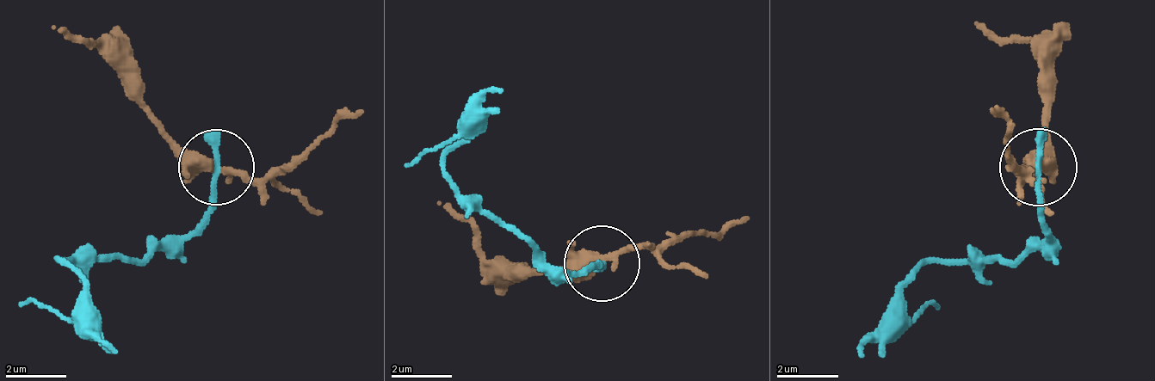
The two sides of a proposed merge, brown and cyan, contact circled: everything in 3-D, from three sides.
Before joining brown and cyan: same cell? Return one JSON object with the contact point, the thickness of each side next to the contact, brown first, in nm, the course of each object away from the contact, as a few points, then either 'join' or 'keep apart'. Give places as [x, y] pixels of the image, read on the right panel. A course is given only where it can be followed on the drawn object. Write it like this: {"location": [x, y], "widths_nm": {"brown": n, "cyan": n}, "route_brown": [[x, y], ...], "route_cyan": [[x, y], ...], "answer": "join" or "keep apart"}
{"location": [1038, 167], "widths_nm": {"brown": 340, "cyan": 260}, "route_brown": [[1040, 164], [1040, 56], [978, 25]], "route_cyan": [[1040, 164], [1040, 242], [994, 257], [940, 257], [901, 296], [909, 319], [940, 311]], "answer": "keep apart"}

